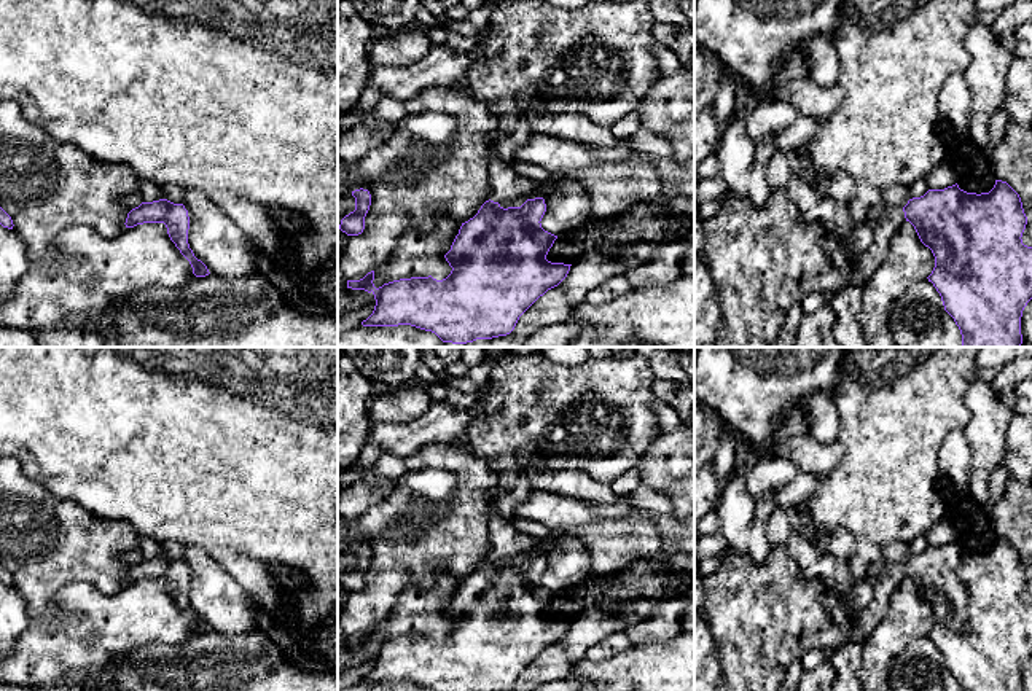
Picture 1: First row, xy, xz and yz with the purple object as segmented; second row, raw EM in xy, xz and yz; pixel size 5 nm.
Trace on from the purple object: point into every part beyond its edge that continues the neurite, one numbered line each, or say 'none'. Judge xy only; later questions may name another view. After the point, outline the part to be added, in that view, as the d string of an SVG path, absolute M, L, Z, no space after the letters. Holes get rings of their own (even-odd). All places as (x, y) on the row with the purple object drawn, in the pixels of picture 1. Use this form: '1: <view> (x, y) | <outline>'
none

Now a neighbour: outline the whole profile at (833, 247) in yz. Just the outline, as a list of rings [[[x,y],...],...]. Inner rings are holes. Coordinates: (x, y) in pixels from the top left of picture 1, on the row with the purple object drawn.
[[[828,234],[825,239],[822,239],[822,248],[830,256],[831,263],[838,267],[838,271],[849,271],[849,260],[846,256],[842,240]]]

